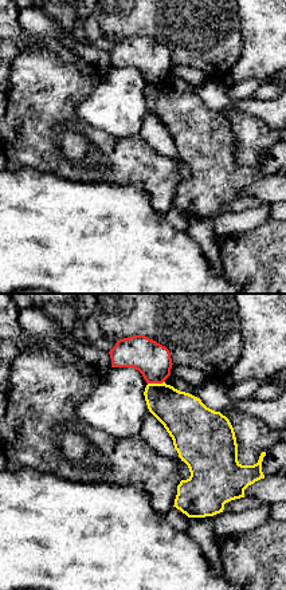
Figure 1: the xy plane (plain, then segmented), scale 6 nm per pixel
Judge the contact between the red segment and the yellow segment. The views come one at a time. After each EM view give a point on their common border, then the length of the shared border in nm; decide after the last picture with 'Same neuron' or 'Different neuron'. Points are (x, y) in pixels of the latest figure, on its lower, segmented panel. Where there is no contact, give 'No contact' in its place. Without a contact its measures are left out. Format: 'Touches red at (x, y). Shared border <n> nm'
Touches red at (156, 382). Shared border 110 nm

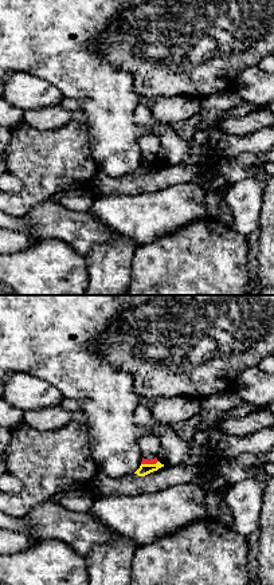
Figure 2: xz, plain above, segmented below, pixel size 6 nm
Touches red at (149, 463). Shared border 110 nm

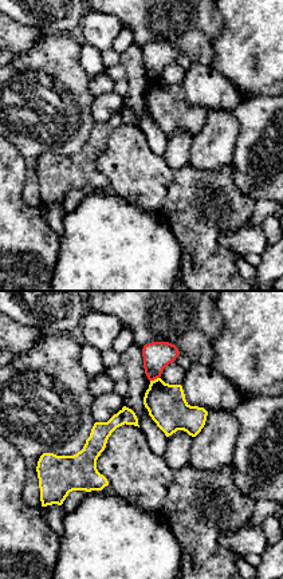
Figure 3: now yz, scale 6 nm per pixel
Touches red at (154, 378). Shared border 60 nm

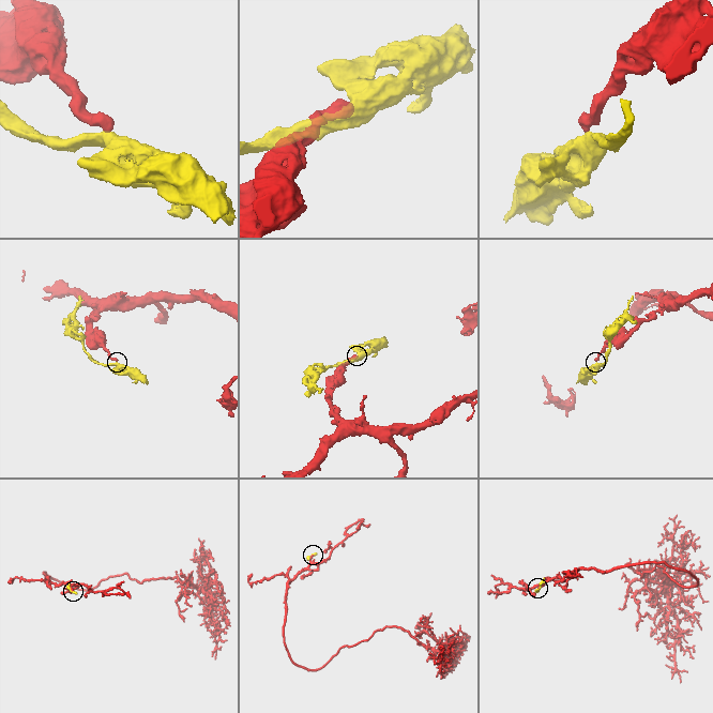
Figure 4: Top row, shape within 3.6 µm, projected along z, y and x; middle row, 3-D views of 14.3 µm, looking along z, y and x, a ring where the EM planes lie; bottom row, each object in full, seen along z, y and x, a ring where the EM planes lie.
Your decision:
Different neuron

